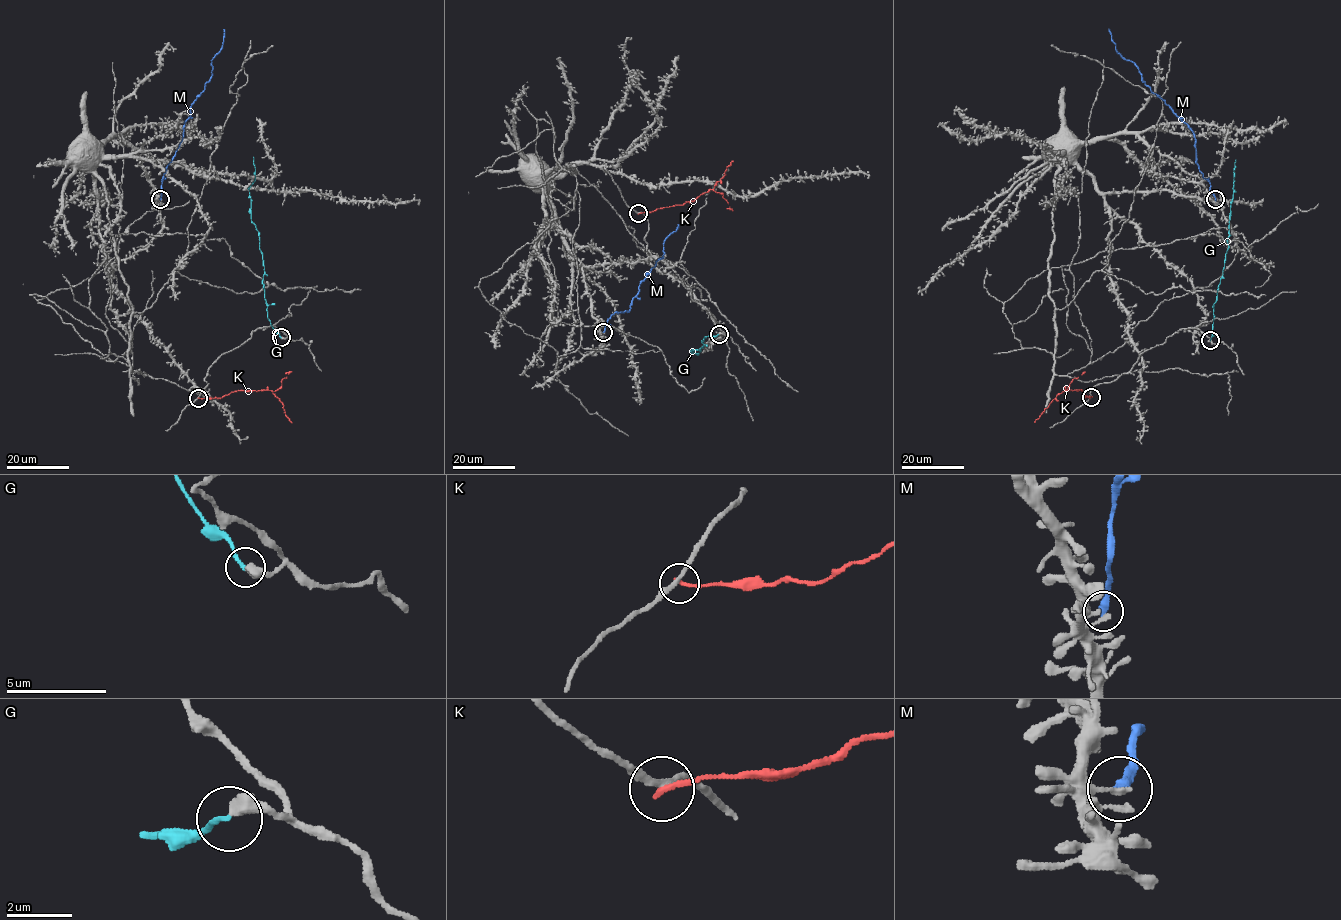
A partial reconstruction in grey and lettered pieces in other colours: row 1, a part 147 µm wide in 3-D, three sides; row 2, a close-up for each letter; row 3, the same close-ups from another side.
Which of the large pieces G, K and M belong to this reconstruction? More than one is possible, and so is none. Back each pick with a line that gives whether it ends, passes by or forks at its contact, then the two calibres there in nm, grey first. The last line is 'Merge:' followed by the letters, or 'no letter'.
Merge: no letter

